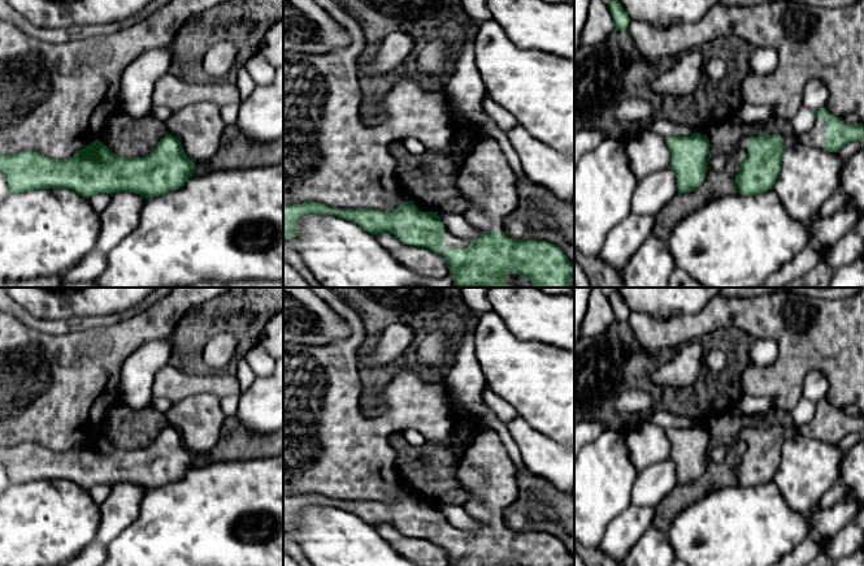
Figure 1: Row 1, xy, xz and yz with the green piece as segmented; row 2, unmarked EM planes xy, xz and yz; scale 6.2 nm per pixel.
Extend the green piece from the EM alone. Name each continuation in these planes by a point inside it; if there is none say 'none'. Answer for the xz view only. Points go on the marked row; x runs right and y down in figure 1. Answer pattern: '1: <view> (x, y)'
1: xz (450, 241)

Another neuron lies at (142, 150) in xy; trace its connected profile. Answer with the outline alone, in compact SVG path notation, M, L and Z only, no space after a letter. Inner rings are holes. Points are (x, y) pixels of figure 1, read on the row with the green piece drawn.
M123 113L112 116L97 138L114 155L125 159L149 155L159 141L168 134L165 122L151 115L134 120Z

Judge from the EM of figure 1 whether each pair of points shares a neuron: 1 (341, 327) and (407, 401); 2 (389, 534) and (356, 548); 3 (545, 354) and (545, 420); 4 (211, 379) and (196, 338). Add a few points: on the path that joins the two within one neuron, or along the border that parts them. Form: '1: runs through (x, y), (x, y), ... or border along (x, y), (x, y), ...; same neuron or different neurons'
1: border along (331, 309), (351, 332), (320, 345); different neurons
2: border along (374, 527), (396, 552); different neurons
3: runs through (545, 371), (545, 404); same neuron
4: border along (178, 368), (187, 374), (209, 372); different neurons

